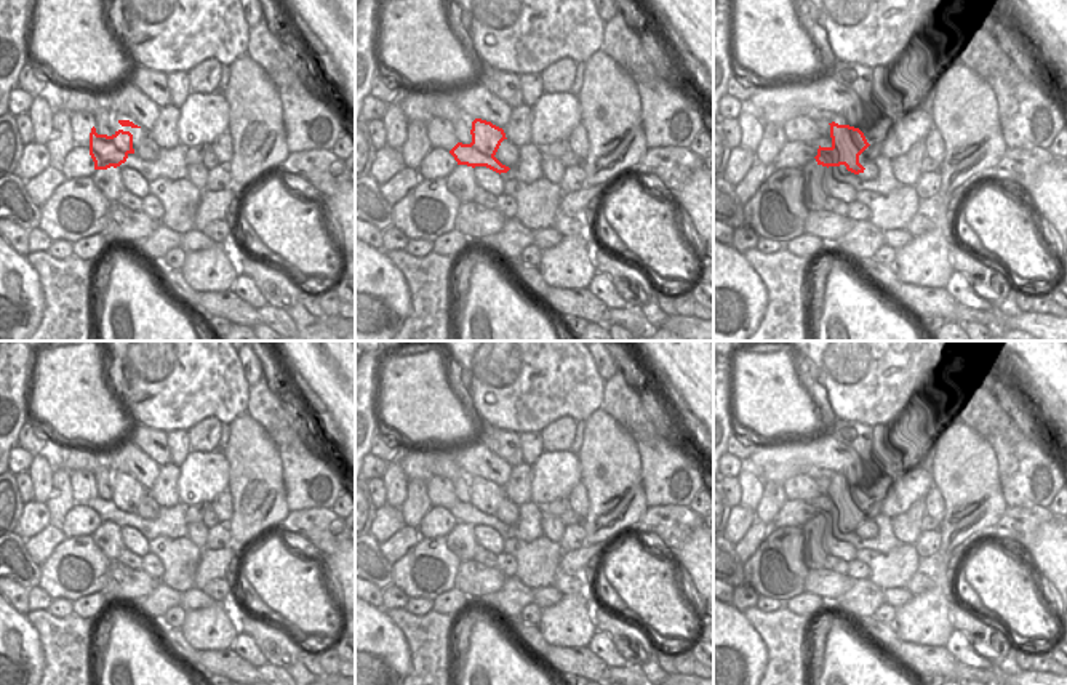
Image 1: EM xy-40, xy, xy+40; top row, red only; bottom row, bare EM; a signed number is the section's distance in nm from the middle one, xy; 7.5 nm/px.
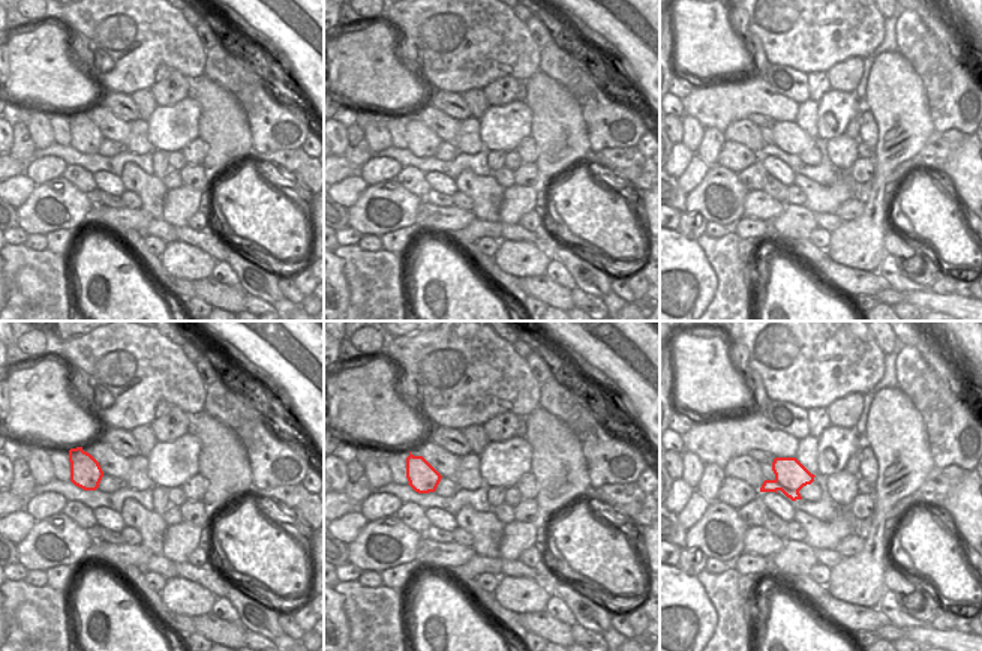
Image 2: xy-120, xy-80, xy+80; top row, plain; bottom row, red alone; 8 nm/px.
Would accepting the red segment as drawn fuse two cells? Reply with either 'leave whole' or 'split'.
leave whole

